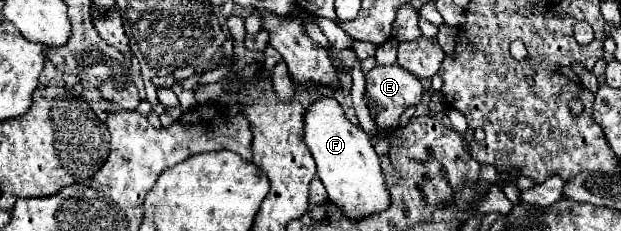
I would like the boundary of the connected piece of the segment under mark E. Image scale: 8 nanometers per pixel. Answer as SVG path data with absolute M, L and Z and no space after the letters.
M375 66L367 72L367 98L379 130L397 128L401 114L423 98L423 84L411 72L393 66Z

